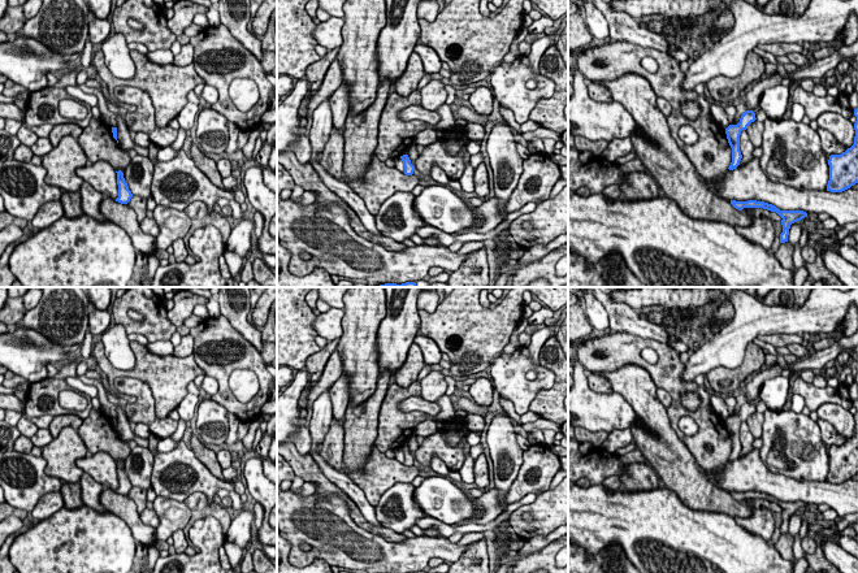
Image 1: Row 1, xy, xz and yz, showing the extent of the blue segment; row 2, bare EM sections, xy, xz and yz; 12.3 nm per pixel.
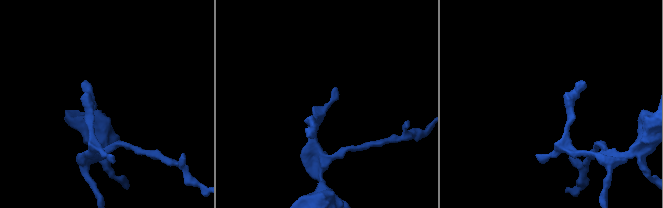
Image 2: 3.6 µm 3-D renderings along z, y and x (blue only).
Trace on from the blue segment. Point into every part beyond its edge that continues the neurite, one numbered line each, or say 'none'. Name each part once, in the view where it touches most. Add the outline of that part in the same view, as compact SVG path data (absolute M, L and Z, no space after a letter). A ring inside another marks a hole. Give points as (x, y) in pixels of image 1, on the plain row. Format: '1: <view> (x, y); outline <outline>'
none

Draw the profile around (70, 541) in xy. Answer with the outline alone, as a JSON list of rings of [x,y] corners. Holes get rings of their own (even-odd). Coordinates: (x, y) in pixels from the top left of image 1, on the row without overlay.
[[[82,505],[61,508],[17,535],[9,560],[18,573],[130,573],[135,551],[136,541],[124,520]]]

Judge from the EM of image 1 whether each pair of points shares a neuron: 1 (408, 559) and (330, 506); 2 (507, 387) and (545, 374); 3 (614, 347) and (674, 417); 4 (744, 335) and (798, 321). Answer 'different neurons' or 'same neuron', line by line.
1: same neuron
2: same neuron
3: same neuron
4: same neuron

